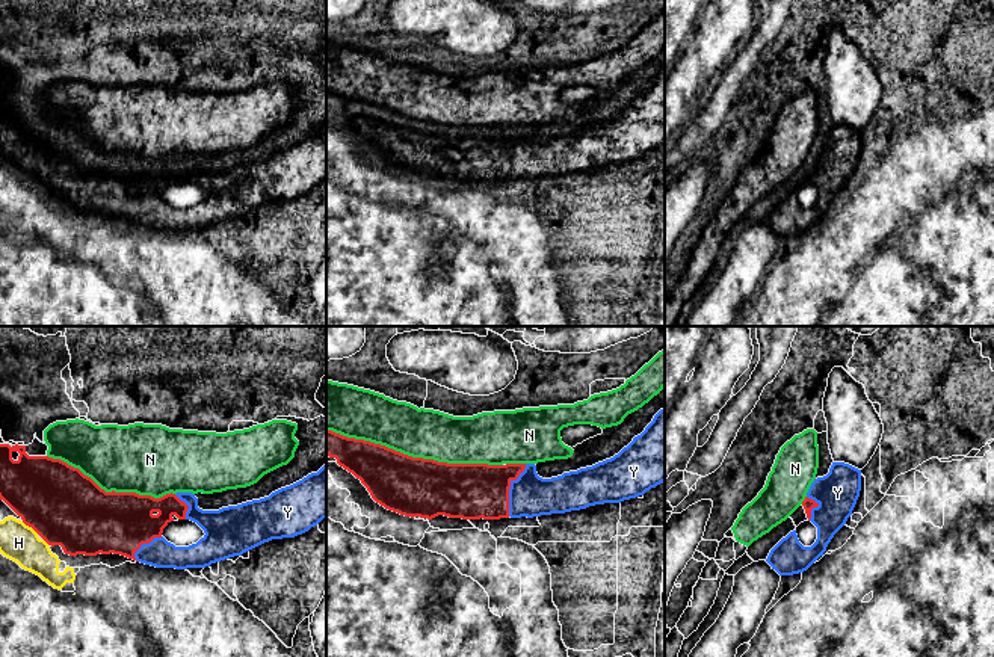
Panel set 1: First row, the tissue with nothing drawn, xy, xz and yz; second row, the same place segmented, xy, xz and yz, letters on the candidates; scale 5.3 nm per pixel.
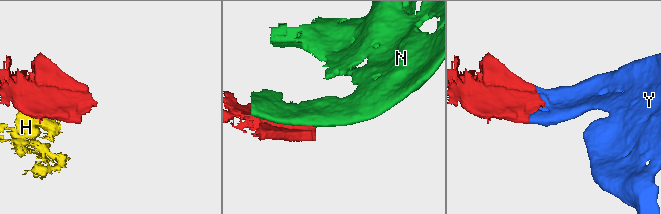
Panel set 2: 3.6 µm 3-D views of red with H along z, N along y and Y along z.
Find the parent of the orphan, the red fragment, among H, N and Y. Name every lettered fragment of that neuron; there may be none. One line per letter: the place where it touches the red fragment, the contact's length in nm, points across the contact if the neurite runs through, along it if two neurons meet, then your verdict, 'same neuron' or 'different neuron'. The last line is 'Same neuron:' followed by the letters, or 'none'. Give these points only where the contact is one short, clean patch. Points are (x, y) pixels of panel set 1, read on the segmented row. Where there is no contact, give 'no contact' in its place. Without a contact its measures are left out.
H: contact xy (30, 526); length 120 nm; different neuron
N: contact xz (414, 458); length 950 nm; different neuron
Y: contact xz (508, 490); length 300 nm; same neuron
Same neuron: Y

